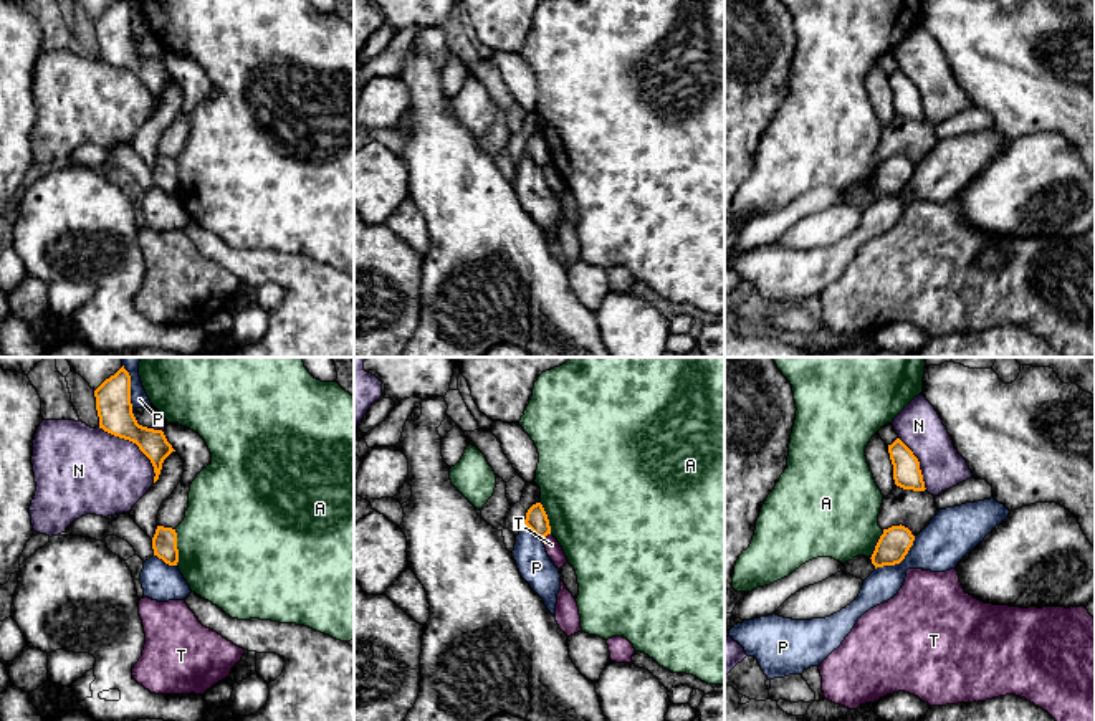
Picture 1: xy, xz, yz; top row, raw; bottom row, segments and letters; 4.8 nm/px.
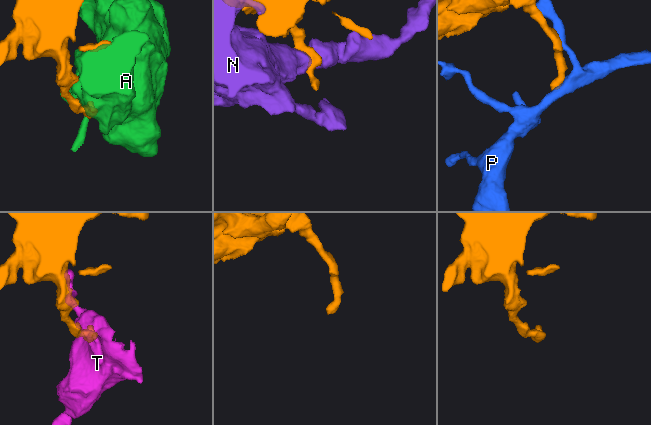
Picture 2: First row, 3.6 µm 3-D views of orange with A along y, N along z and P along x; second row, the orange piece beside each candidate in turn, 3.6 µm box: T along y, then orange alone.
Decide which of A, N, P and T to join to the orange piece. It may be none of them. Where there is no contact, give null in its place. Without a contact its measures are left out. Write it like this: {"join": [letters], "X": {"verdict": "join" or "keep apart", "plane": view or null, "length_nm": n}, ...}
{"join": [], "A": {"verdict": "keep apart", "plane": "xy", "length_nm": 180}, "N": {"verdict": "keep apart", "plane": "xy", "length_nm": 380}, "P": {"verdict": "keep apart", "plane": "yz", "length_nm": 260}, "T": {"verdict": "keep apart", "plane": "xz", "length_nm": 50}}

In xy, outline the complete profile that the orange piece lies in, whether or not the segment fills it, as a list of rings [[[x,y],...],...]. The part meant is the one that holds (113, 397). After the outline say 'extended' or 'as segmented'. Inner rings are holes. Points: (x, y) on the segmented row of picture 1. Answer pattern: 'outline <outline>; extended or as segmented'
outline [[[124,365],[94,390],[94,397],[99,428],[136,443],[151,460],[155,483],[164,460],[175,450],[167,442],[162,430],[147,428],[137,423],[131,403],[131,375]]]; as segmented

